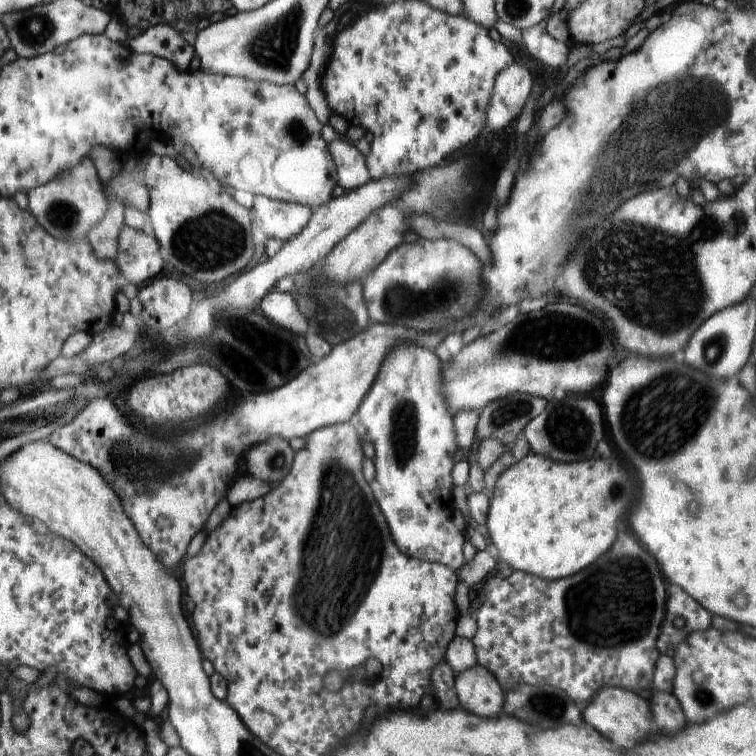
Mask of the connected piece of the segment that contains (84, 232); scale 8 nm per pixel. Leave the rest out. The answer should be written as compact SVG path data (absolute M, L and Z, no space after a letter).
M84 156L72 170L58 172L50 182L40 184L27 193L28 208L50 236L56 240L76 242L86 238L90 230L107 212L107 192L89 156Z

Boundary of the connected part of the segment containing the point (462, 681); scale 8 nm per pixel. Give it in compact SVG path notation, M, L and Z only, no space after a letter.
M480 663L456 674L455 689L462 708L478 716L498 716L504 691L496 677Z

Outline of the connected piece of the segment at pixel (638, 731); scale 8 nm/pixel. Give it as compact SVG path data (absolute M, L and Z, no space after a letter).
M600 687L581 713L584 714L584 722L602 732L602 736L606 736L608 740L612 736L614 744L622 748L636 744L652 728L652 714L648 708L648 700L624 687Z

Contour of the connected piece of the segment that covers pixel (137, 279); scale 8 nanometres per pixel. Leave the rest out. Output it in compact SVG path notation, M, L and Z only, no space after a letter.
M149 224L144 230L126 227L120 232L116 264L123 283L144 286L161 276L164 260Z

